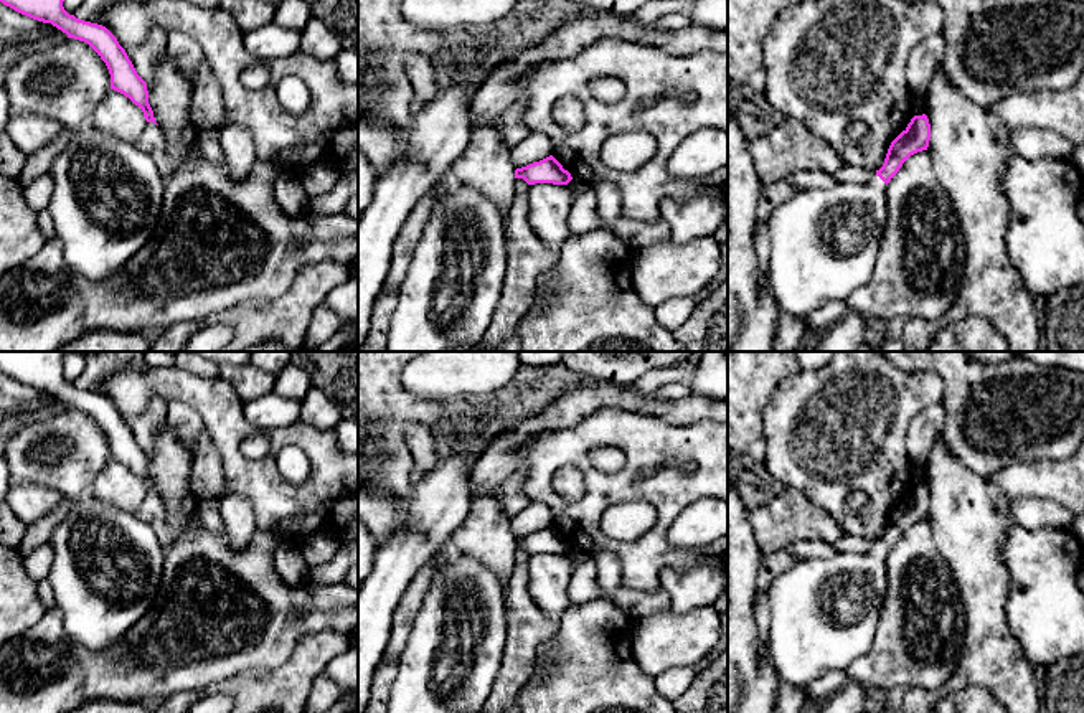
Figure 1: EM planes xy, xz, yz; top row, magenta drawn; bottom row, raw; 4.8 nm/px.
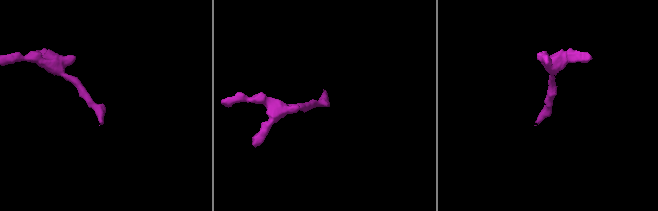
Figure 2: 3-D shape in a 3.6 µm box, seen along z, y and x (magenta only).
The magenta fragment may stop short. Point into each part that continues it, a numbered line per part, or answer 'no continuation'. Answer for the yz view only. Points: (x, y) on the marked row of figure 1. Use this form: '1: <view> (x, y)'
1: yz (825, 245)

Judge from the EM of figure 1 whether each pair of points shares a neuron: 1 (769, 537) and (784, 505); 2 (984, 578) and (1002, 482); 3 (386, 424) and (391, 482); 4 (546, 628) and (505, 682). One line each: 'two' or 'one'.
1: one
2: two
3: one
4: one

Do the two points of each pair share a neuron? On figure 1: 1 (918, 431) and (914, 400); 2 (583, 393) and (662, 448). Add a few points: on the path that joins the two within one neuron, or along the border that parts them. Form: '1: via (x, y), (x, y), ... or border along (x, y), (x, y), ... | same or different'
1: border along (941, 403), (926, 406), (911, 421), (908, 451) | different
2: border along (642, 411), (599, 408), (570, 426) | different

